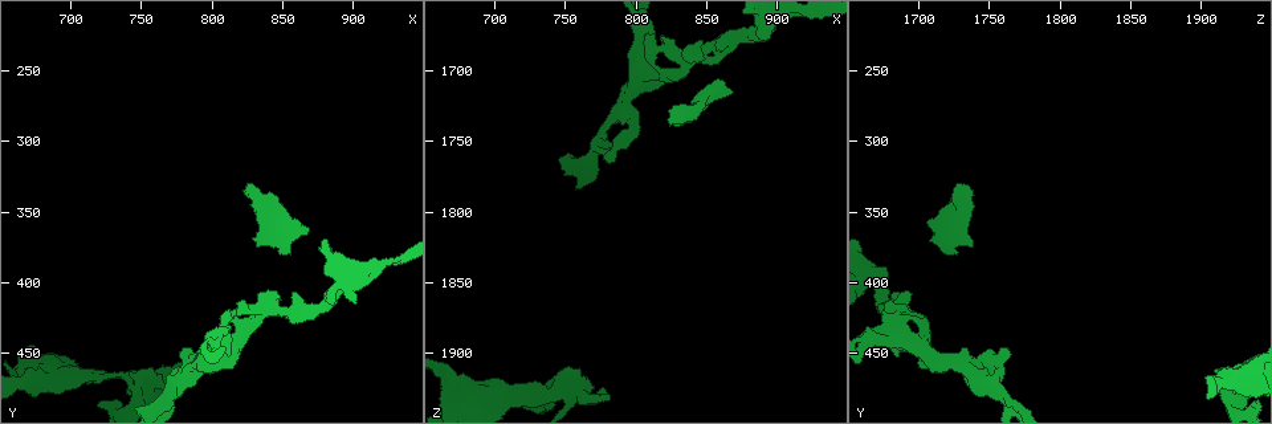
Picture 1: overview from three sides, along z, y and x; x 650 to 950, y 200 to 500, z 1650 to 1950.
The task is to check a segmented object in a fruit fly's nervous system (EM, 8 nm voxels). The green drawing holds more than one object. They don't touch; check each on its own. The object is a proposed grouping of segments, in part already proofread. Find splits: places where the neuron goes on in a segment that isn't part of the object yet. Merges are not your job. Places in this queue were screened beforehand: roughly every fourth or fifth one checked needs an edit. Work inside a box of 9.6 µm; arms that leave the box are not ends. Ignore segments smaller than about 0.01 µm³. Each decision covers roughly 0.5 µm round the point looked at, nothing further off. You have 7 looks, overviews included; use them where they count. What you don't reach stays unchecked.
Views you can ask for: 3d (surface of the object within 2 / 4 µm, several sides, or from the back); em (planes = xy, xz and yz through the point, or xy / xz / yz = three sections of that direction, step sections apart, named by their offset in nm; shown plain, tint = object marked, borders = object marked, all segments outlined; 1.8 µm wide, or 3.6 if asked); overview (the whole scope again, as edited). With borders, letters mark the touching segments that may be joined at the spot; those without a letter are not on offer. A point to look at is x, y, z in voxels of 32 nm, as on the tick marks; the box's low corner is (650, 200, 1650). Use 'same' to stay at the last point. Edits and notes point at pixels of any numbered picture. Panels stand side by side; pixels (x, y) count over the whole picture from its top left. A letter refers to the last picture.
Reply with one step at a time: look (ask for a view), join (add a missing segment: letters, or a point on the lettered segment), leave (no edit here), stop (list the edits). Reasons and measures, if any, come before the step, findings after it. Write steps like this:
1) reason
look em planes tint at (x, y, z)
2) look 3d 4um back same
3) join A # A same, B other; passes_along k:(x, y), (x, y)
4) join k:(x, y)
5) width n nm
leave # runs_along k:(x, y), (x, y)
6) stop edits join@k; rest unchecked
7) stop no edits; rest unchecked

an open end
look em planes tint at (780, 448, 1764)

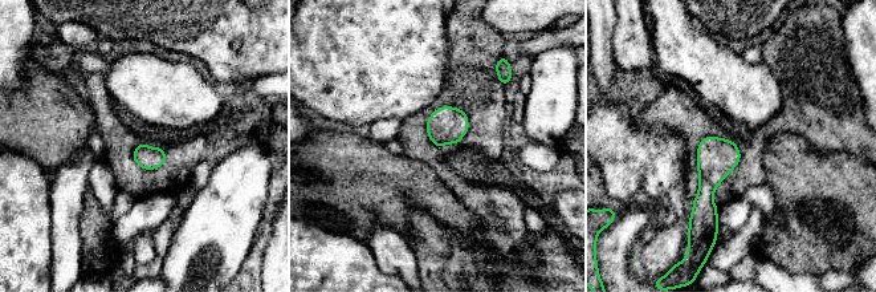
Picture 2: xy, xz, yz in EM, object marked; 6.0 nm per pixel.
look em planes borders same

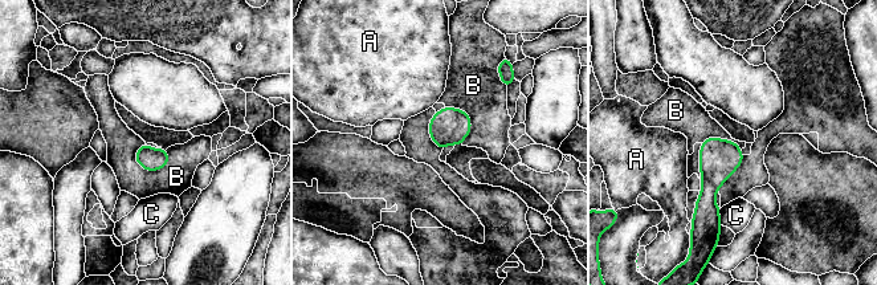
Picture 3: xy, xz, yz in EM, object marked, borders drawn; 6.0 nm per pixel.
leave # A other, B other, C other; border 3:(145, 142), (135, 161), (164, 167); no lettered segment goes on from it

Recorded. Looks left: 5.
free end
look 3d 4um at (858, 406, 1684)

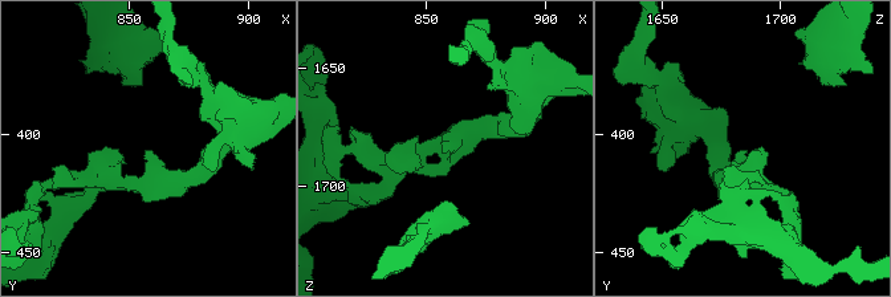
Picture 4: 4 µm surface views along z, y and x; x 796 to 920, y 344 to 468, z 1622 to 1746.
shape alone is not enough
look em planes tint at (859, 406, 1685)

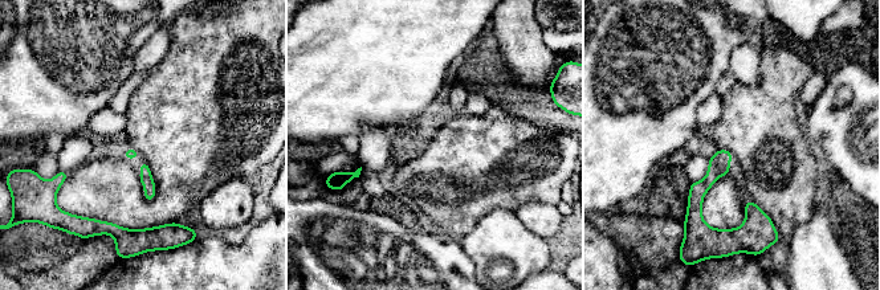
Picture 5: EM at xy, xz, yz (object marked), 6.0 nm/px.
look em planes borders same

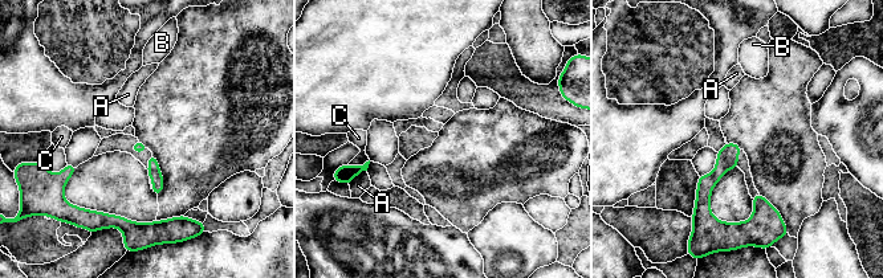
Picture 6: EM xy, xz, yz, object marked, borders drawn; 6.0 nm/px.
longest_contact C 100 nm
leave # A other, B other, C other; runs_along 6:(735, 147), (706, 184), (699, 207); none of them fits

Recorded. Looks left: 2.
look em xz step 8 borders at (822, 334, 1730)

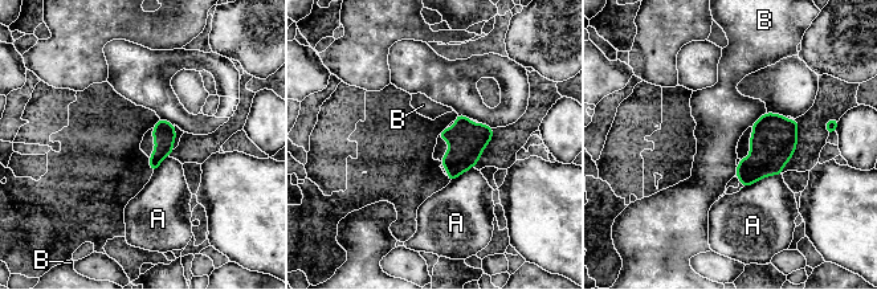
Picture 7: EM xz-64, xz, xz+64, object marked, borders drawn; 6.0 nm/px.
another direction
look em planes borders same

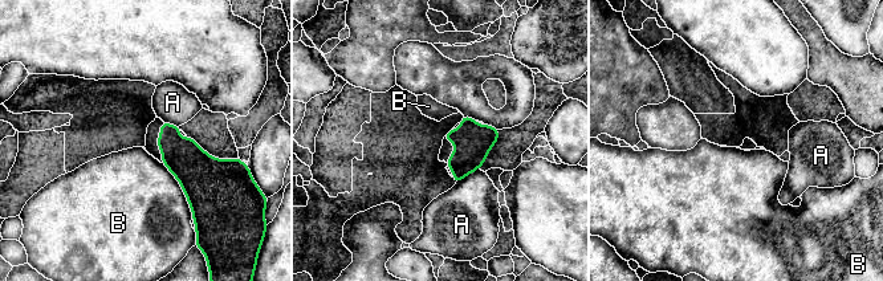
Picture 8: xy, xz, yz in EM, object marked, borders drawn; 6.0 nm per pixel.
leave # A other, B other; border 8:(162, 163), (179, 183), (192, 218); no lettered segment goes on from it

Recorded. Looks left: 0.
stop no edits; rest unchecked

